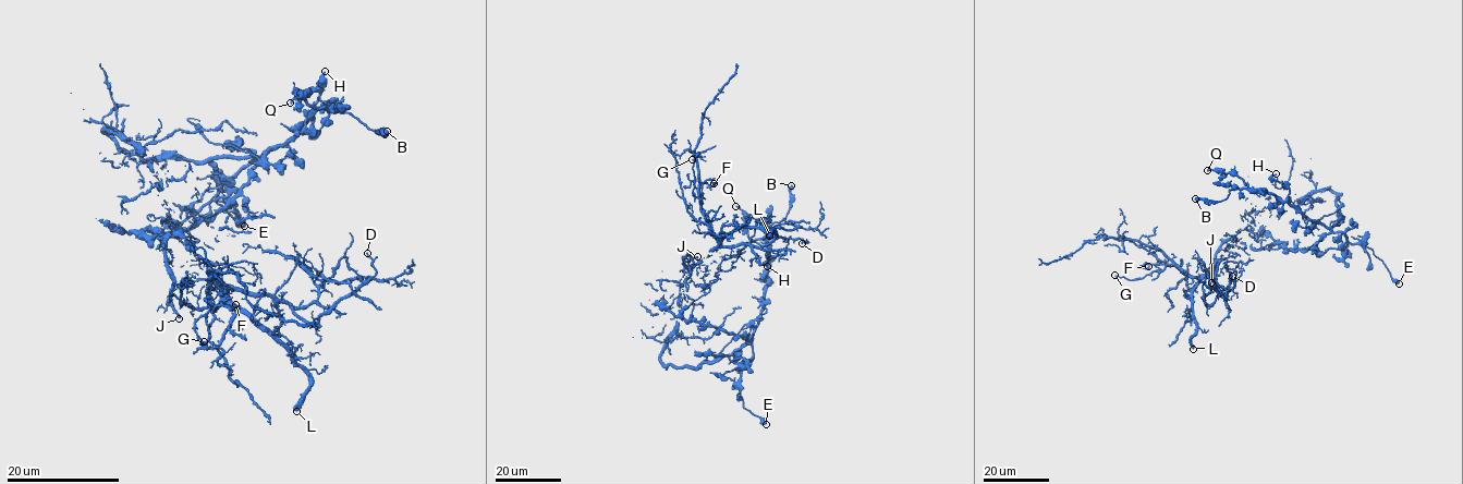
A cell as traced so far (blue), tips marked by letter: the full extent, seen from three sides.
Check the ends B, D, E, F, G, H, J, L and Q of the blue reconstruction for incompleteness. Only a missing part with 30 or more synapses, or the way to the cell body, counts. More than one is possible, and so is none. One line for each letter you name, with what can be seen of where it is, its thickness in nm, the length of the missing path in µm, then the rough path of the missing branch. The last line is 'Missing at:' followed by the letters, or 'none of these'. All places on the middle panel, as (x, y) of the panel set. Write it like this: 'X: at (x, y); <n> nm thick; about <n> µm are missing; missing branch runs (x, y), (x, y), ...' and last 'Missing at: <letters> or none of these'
J: at (697, 256); 320 nm thick; about 25 µm are missing; missing branch runs (697, 256), (710, 256), (716, 251), (711, 253)
L: at (769, 236); 550 nm thick; about 40 µm are missing; missing branch runs (769, 236), (768, 246), (779, 249), (806, 269), (801, 259)
Missing at: J, L

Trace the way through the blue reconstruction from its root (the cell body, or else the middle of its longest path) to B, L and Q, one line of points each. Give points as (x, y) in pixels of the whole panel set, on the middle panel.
B: (691, 304), (682, 312), (685, 318), (741, 335), (752, 342), (767, 286), (767, 229), (785, 216), (791, 185)
L: (691, 304), (709, 289), (694, 282), (684, 268), (702, 262), (721, 240), (739, 228), (775, 231), (769, 236)
Q: (691, 304), (682, 312), (685, 318), (752, 342), (767, 286), (768, 250), (748, 236), (745, 214), (735, 206)

